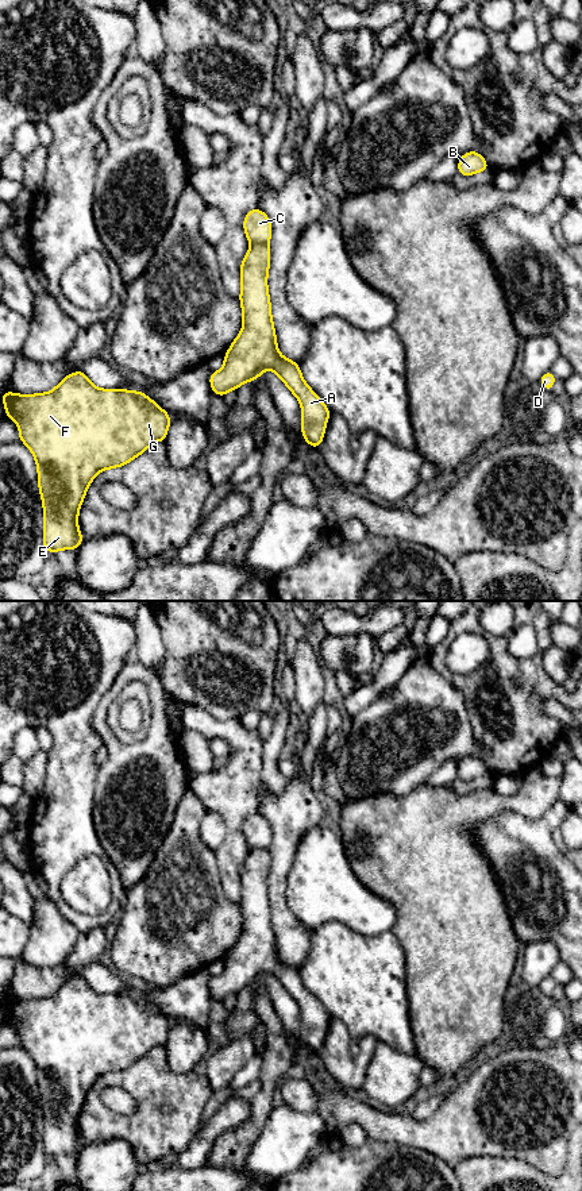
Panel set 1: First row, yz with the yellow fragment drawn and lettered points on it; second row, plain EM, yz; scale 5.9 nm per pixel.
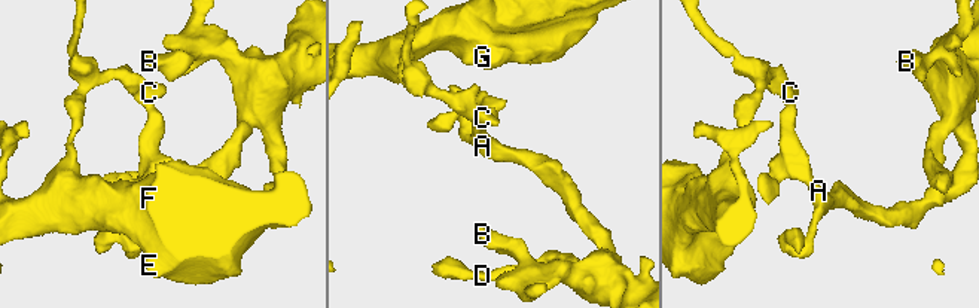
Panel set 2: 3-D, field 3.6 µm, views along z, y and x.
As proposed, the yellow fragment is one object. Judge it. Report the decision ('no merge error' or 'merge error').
merge error

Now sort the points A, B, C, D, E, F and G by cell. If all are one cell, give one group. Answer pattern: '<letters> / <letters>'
A B D / C E F G

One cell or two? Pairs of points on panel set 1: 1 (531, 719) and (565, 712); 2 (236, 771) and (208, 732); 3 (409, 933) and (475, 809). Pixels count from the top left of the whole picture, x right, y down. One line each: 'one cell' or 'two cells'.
1: two cells
2: one cell
3: one cell

